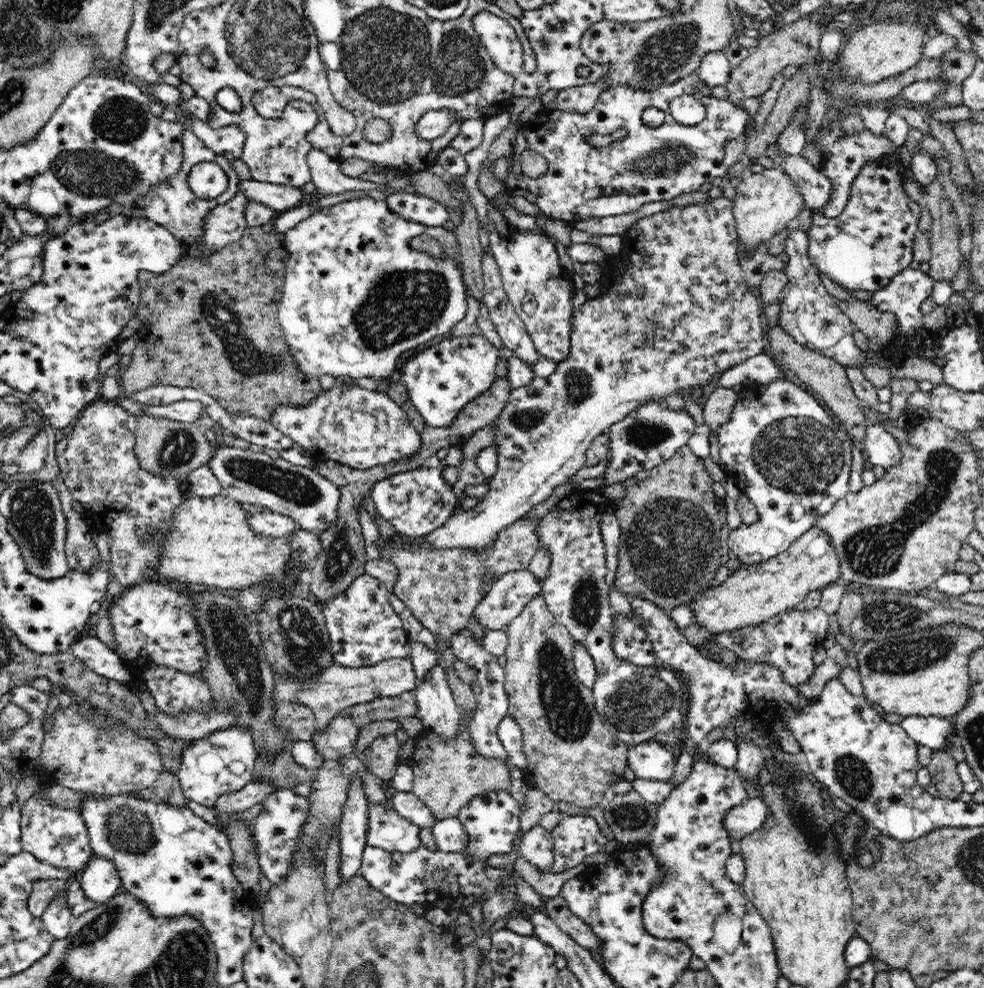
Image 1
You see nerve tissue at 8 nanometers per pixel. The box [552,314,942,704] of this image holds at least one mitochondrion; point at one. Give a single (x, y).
(665, 554)

